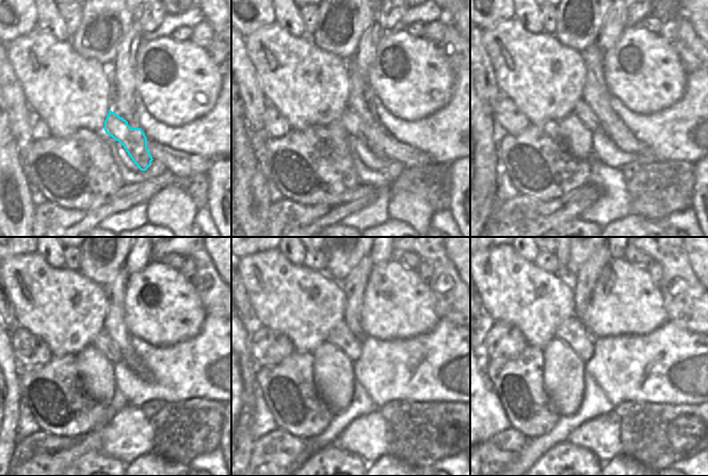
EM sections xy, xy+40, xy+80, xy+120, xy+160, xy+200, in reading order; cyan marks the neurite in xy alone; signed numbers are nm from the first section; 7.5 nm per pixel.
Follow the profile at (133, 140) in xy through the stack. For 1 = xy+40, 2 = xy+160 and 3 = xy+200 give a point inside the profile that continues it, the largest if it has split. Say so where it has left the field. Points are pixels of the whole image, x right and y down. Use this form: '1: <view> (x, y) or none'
1: xy+40 (353, 124)
2: xy+160 (340, 336)
3: xy+200 (573, 331)

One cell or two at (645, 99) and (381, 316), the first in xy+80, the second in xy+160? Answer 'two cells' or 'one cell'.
one cell

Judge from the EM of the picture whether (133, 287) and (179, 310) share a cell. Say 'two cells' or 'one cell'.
one cell

